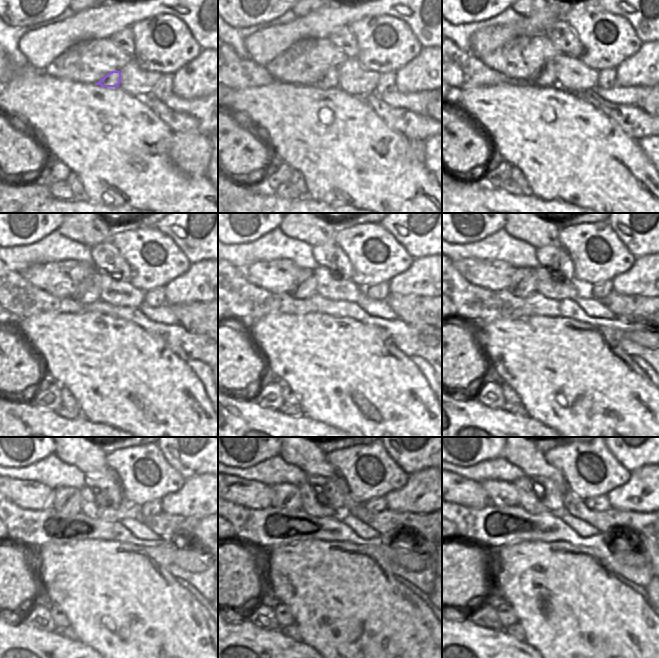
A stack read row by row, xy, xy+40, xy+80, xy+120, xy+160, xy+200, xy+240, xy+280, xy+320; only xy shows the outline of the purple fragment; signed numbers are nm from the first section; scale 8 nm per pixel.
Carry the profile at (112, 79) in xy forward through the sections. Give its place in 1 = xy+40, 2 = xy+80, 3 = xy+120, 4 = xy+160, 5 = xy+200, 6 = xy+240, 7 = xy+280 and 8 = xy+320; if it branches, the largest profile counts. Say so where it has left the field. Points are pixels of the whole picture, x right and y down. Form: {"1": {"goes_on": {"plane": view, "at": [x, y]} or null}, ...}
{"1": {"goes_on": {"plane": "xy+40", "at": [331, 79]}}, "2": {"goes_on": {"plane": "xy+80", "at": [548, 78]}}, "3": {"goes_on": {"plane": "xy+120", "at": [89, 291]}}, "4": {"goes_on": {"plane": "xy+160", "at": [307, 286]}}, "5": {"goes_on": {"plane": "xy+200", "at": [524, 281]}}, "6": {"goes_on": {"plane": "xy+240", "at": [67, 501]}}, "7": {"goes_on": {"plane": "xy+280", "at": [285, 496]}}, "8": {"goes_on": {"plane": "xy+320", "at": [500, 493]}}}

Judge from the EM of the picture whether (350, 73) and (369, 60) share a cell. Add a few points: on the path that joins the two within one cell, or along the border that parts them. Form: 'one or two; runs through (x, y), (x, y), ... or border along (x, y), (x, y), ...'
two; border along (354, 57), (366, 70), (380, 73)

